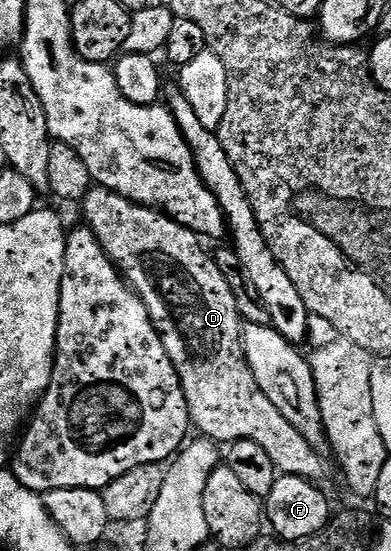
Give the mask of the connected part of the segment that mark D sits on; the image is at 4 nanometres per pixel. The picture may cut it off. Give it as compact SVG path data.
M93 187L84 196L82 208L88 220L85 221L87 228L92 230L108 258L116 264L120 276L140 296L142 303L146 303L146 311L184 384L188 414L195 432L197 429L200 432L197 434L217 443L253 441L266 450L270 459L274 459L281 474L301 477L313 483L323 482L328 473L324 466L325 454L310 447L310 443L290 427L286 415L282 415L282 411L262 395L262 387L258 387L254 371L250 371L250 363L244 354L244 325L238 303L234 303L234 291L230 291L226 275L218 271L215 256L204 250L205 242L200 234L180 225L159 209L139 205L109 189Z

